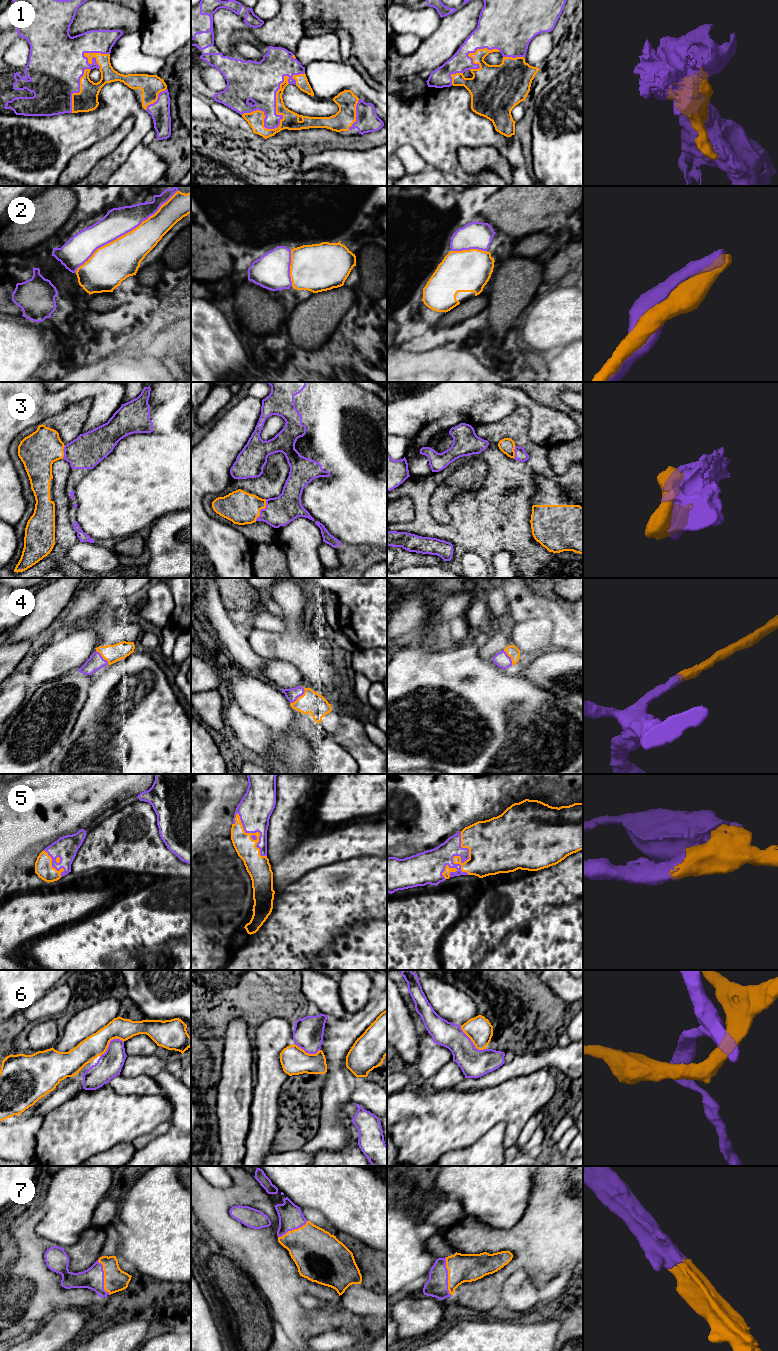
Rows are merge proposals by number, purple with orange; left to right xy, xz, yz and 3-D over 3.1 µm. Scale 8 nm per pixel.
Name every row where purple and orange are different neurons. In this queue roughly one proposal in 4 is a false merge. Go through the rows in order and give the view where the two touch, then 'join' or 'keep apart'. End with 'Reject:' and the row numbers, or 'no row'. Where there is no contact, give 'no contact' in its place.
1: contact in xz; join
2: contact in xy; keep apart
3: contact in xz; join
4: contact in xz; join
5: contact in xz; join
6: contact in yz; keep apart
7: contact in xy; join
Reject: 2, 6

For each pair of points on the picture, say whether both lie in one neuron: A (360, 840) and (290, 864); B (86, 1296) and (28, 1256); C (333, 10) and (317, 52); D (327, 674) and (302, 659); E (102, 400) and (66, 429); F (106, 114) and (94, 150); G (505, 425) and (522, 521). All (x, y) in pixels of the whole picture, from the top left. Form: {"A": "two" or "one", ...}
{"A": "one", "B": "one", "C": "two", "D": "one", "E": "two", "F": "two", "G": "one"}

